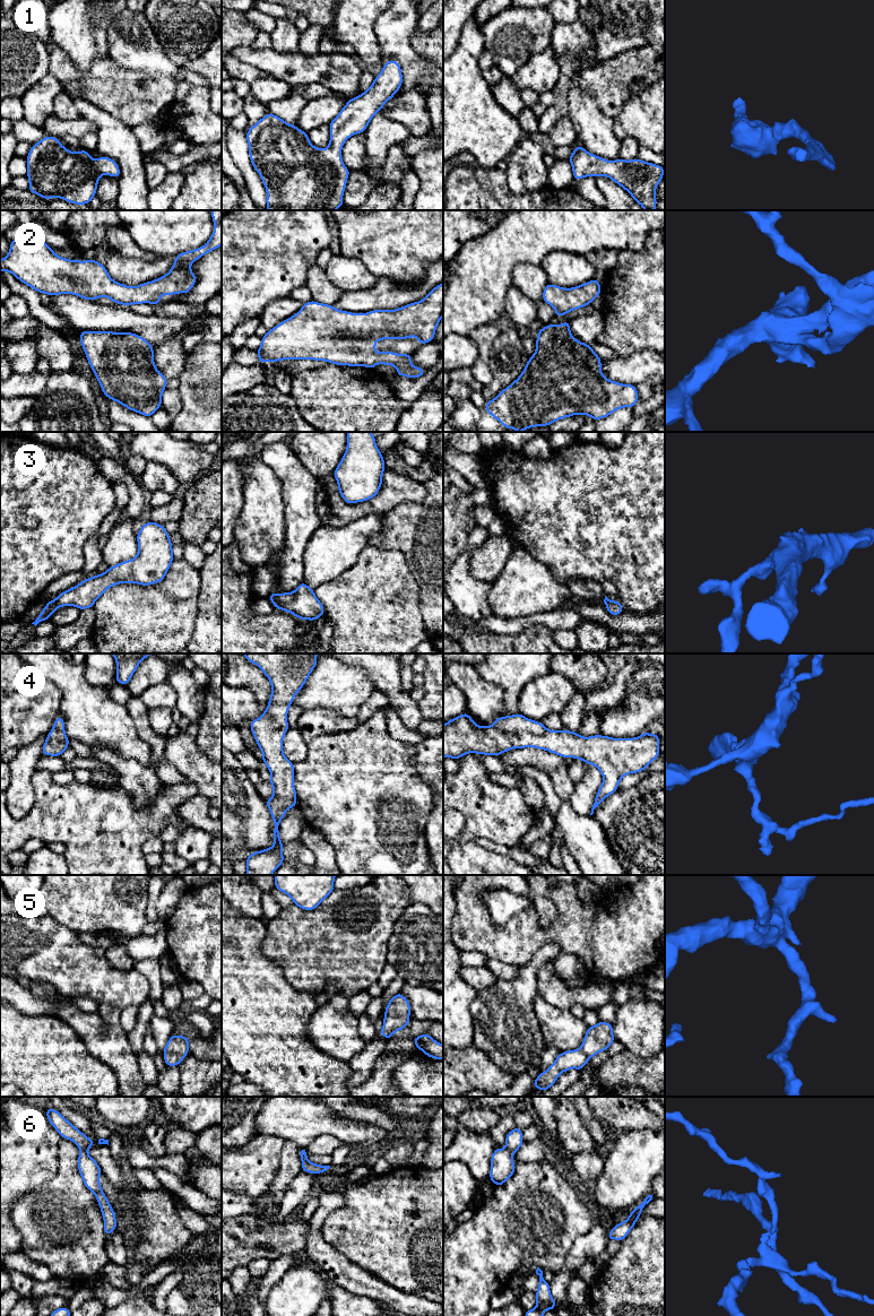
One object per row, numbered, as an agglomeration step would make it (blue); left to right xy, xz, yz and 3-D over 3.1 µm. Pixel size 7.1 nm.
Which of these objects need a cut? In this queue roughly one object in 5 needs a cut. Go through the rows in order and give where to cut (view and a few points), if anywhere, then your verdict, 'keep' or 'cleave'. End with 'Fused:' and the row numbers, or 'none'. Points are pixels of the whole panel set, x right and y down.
1: no cut | keep
2: no cut | keep
3: no cut | keep
4: no cut | keep
5: no cut | keep
6: yz (505, 1148), (512, 1153) | cleave
Fused: 6

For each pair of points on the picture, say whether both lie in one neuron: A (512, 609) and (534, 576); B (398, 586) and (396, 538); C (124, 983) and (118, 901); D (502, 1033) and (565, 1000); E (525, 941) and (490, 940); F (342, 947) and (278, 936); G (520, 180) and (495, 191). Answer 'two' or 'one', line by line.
A: one
B: two
C: two
D: two
E: one
F: one
G: two

